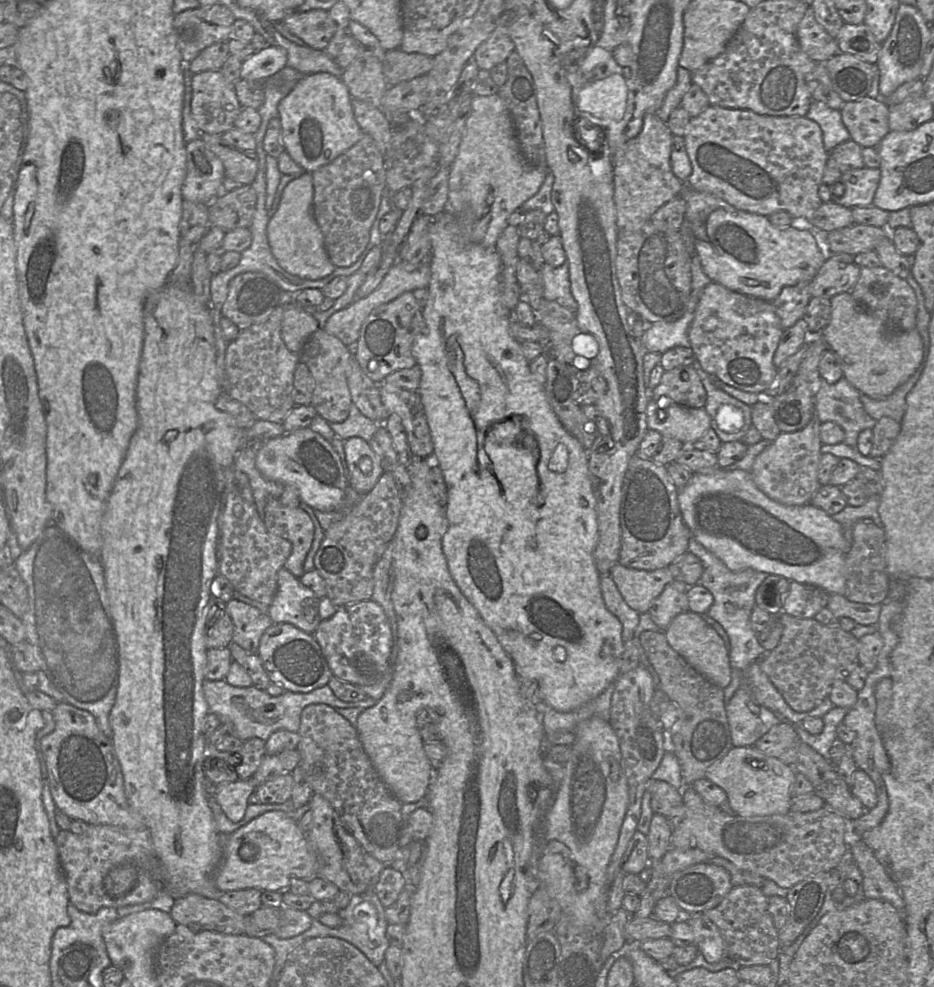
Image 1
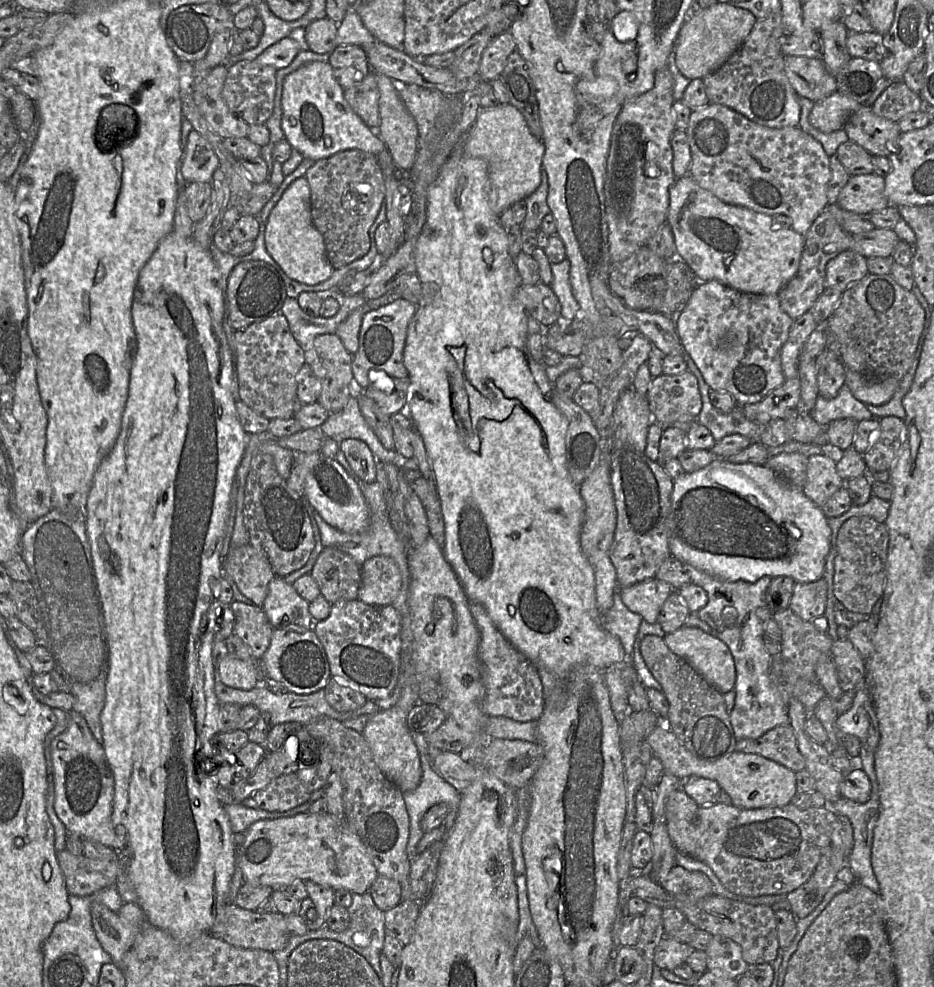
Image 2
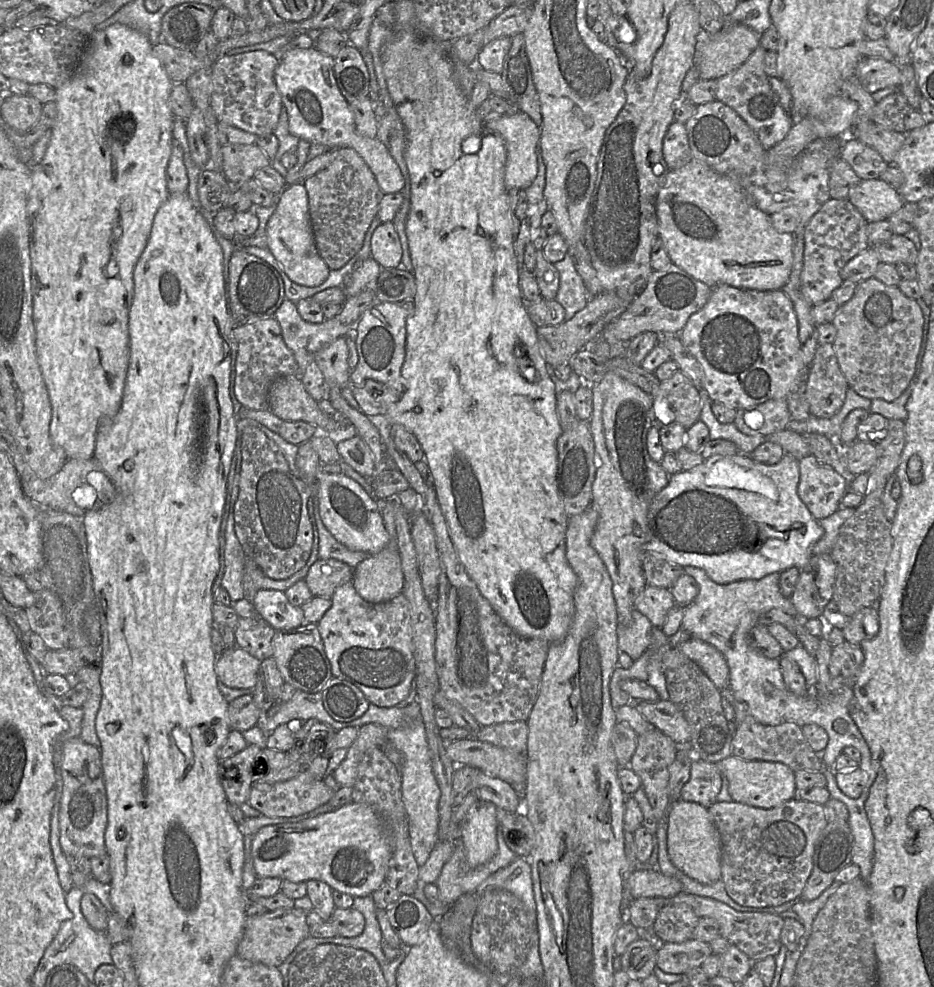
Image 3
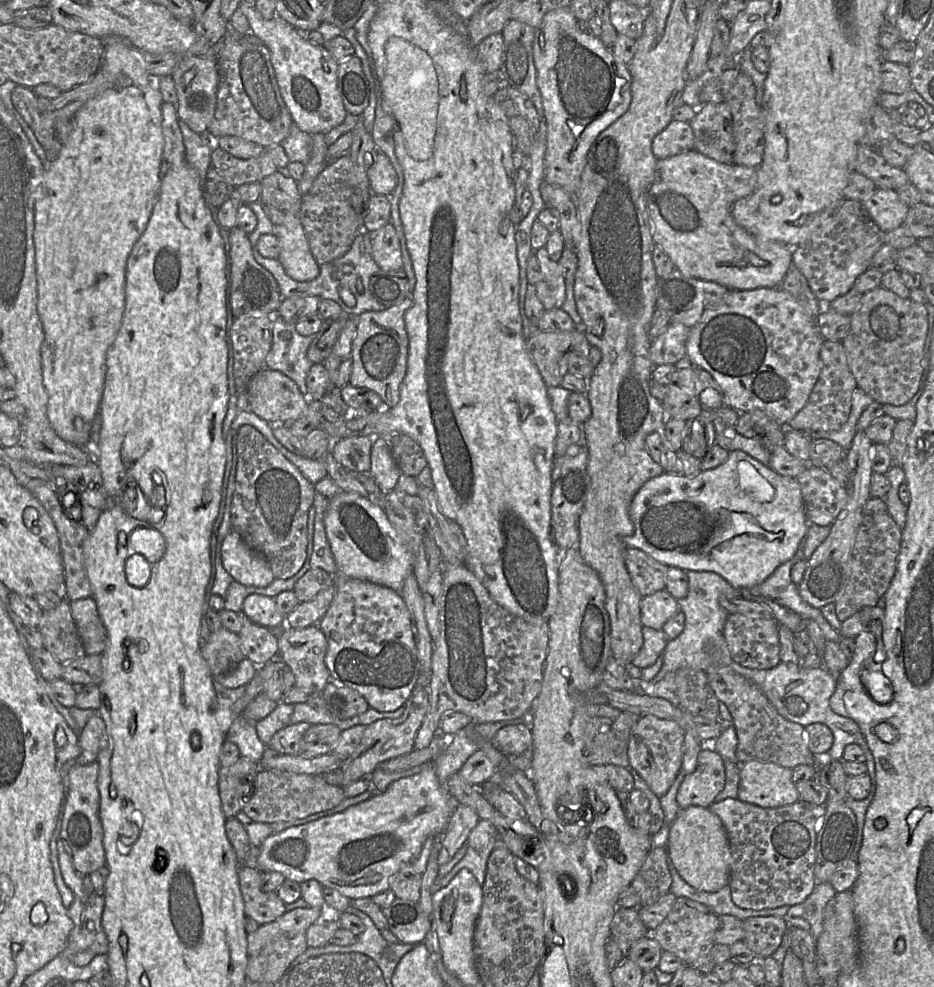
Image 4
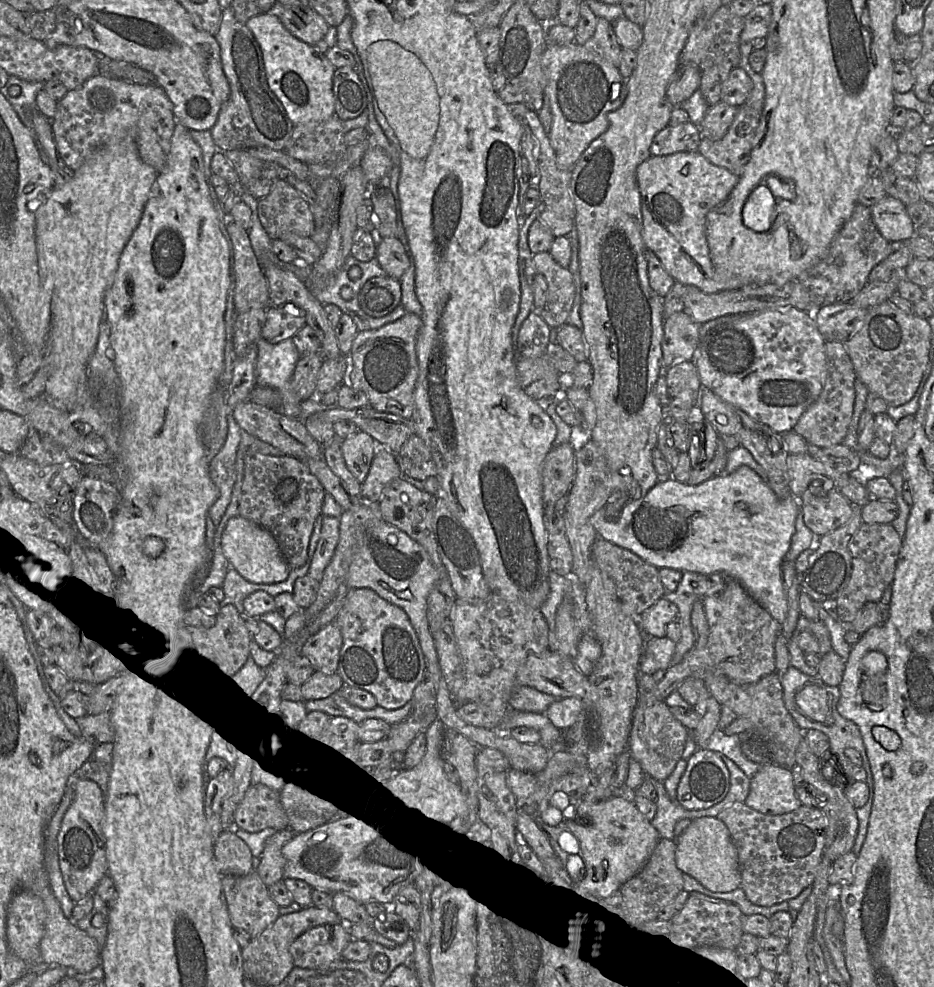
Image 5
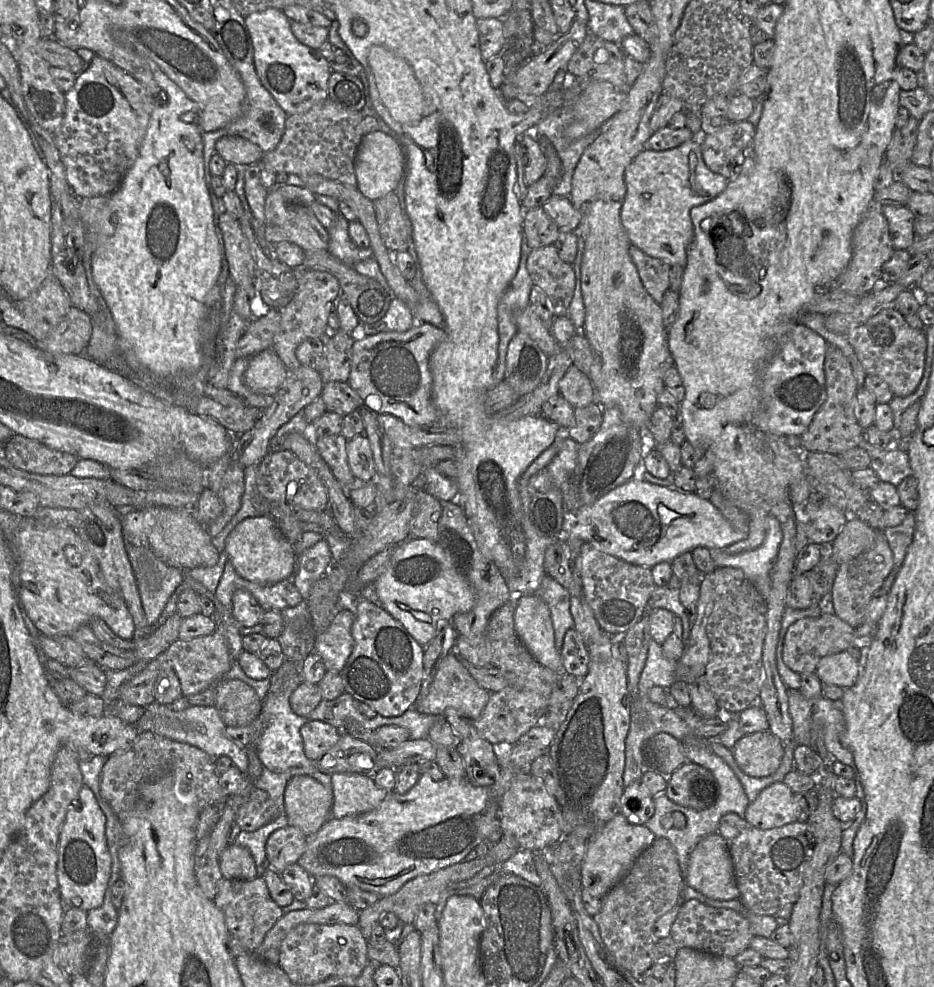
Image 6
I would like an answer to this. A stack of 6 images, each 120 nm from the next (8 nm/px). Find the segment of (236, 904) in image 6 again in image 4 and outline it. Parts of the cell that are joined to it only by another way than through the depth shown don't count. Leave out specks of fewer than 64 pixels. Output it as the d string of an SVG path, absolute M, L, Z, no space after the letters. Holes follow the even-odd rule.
M239 866L238 878L246 917L254 919L261 926L287 912L286 904L276 892L262 890L262 872L258 868Z

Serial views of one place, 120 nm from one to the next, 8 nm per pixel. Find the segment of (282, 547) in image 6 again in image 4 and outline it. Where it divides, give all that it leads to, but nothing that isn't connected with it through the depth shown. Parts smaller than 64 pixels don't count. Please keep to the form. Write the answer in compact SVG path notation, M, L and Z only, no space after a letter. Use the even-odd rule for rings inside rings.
M237 531L226 535L221 550L223 566L235 581L262 588L275 580L266 559L250 548Z

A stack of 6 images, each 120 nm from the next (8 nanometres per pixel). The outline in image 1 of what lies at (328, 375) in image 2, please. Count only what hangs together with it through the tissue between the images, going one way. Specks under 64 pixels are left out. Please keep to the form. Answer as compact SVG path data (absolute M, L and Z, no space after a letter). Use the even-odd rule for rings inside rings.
M323 329L312 334L300 353L300 361L307 365L315 381L311 405L317 414L328 423L341 423L349 416L352 403L348 387L347 368L350 363L351 351L337 337Z

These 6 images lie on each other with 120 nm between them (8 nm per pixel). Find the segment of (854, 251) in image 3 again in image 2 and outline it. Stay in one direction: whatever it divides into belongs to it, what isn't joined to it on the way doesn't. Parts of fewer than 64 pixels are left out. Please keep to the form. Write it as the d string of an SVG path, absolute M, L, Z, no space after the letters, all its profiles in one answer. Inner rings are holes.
M836 203L829 204L813 221L804 236L804 246L800 264L795 276L780 290L778 298L781 309L793 320L805 314L826 289L826 265L841 252L849 250L851 237L839 224L840 208Z

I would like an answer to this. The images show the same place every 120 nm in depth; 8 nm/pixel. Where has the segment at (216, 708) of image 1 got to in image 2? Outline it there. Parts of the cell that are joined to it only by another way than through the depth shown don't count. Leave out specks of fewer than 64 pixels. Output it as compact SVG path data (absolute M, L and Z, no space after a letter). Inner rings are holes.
M217 676L215 679L214 691L221 705L237 704L243 707L250 704L258 708L260 712L259 719L257 723L246 732L248 740L250 742L262 745L265 744L270 730L277 724L286 722L297 722L300 723L302 726L305 726L309 723L314 722L322 716L327 716L343 723L347 719L355 718L360 715L370 716L380 710L379 706L374 701L367 699L366 703L361 708L348 712L338 712L333 709L327 702L324 689L320 689L310 694L296 694L294 692L286 692L284 694L277 695L271 692L266 687L265 683L260 683L255 688L245 691L226 686Z

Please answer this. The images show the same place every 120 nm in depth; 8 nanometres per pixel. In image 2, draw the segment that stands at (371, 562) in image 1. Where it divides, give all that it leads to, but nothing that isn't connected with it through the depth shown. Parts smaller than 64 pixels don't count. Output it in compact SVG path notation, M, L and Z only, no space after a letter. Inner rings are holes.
M323 548L310 574L321 594L331 604L340 600L358 599L361 565L338 548Z

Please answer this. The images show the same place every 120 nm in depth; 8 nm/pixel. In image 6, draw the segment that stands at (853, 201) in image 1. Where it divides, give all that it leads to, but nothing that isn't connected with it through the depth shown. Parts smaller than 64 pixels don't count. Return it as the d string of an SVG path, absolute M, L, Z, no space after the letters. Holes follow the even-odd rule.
M885 205L878 208L888 221L893 247L899 250L910 248L916 237L915 215L907 206Z

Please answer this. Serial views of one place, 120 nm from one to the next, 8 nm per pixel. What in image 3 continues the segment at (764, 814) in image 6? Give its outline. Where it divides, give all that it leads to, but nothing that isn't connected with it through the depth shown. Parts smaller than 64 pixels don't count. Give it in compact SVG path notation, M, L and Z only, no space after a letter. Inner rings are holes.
M733 755L716 763L728 780L728 791L734 802L770 809L794 799L797 789L795 774L787 765L779 762L744 760Z

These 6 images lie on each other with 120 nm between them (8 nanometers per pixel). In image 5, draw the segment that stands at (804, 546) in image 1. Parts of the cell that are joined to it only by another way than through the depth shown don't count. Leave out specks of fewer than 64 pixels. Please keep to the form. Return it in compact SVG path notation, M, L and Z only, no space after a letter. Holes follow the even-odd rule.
M743 465L730 474L714 475L699 485L679 482L673 477L660 479L643 497L628 502L617 519L608 519L604 508L601 508L592 515L591 524L598 538L632 551L658 569L720 573L738 581L780 625L775 642L775 674L780 677L790 666L788 641L781 633L788 610L781 566L791 546L799 512L800 502L794 495L779 499L767 482L753 469Z

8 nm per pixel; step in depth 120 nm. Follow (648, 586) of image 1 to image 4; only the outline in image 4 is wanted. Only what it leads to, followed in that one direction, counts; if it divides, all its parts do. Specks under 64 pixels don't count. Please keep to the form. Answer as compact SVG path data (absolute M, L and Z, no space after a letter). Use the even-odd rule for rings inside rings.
M664 589L644 596L640 611L643 626L662 630L664 624L681 609L677 600Z

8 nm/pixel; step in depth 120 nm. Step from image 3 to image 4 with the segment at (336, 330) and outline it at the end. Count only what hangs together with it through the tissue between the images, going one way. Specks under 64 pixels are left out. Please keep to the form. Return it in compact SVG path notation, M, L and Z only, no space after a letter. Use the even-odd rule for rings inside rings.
M272 314L272 347L265 365L291 378L302 394L307 396L306 378L314 365L307 357L312 336L300 335L295 324L286 322L279 314Z

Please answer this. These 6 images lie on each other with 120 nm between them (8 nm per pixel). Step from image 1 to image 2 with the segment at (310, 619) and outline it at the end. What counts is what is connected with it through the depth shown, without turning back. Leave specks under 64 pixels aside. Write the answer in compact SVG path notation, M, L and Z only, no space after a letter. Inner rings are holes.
M275 576L269 583L262 609L274 628L294 624L309 629L313 627L309 603L297 593L293 584Z

